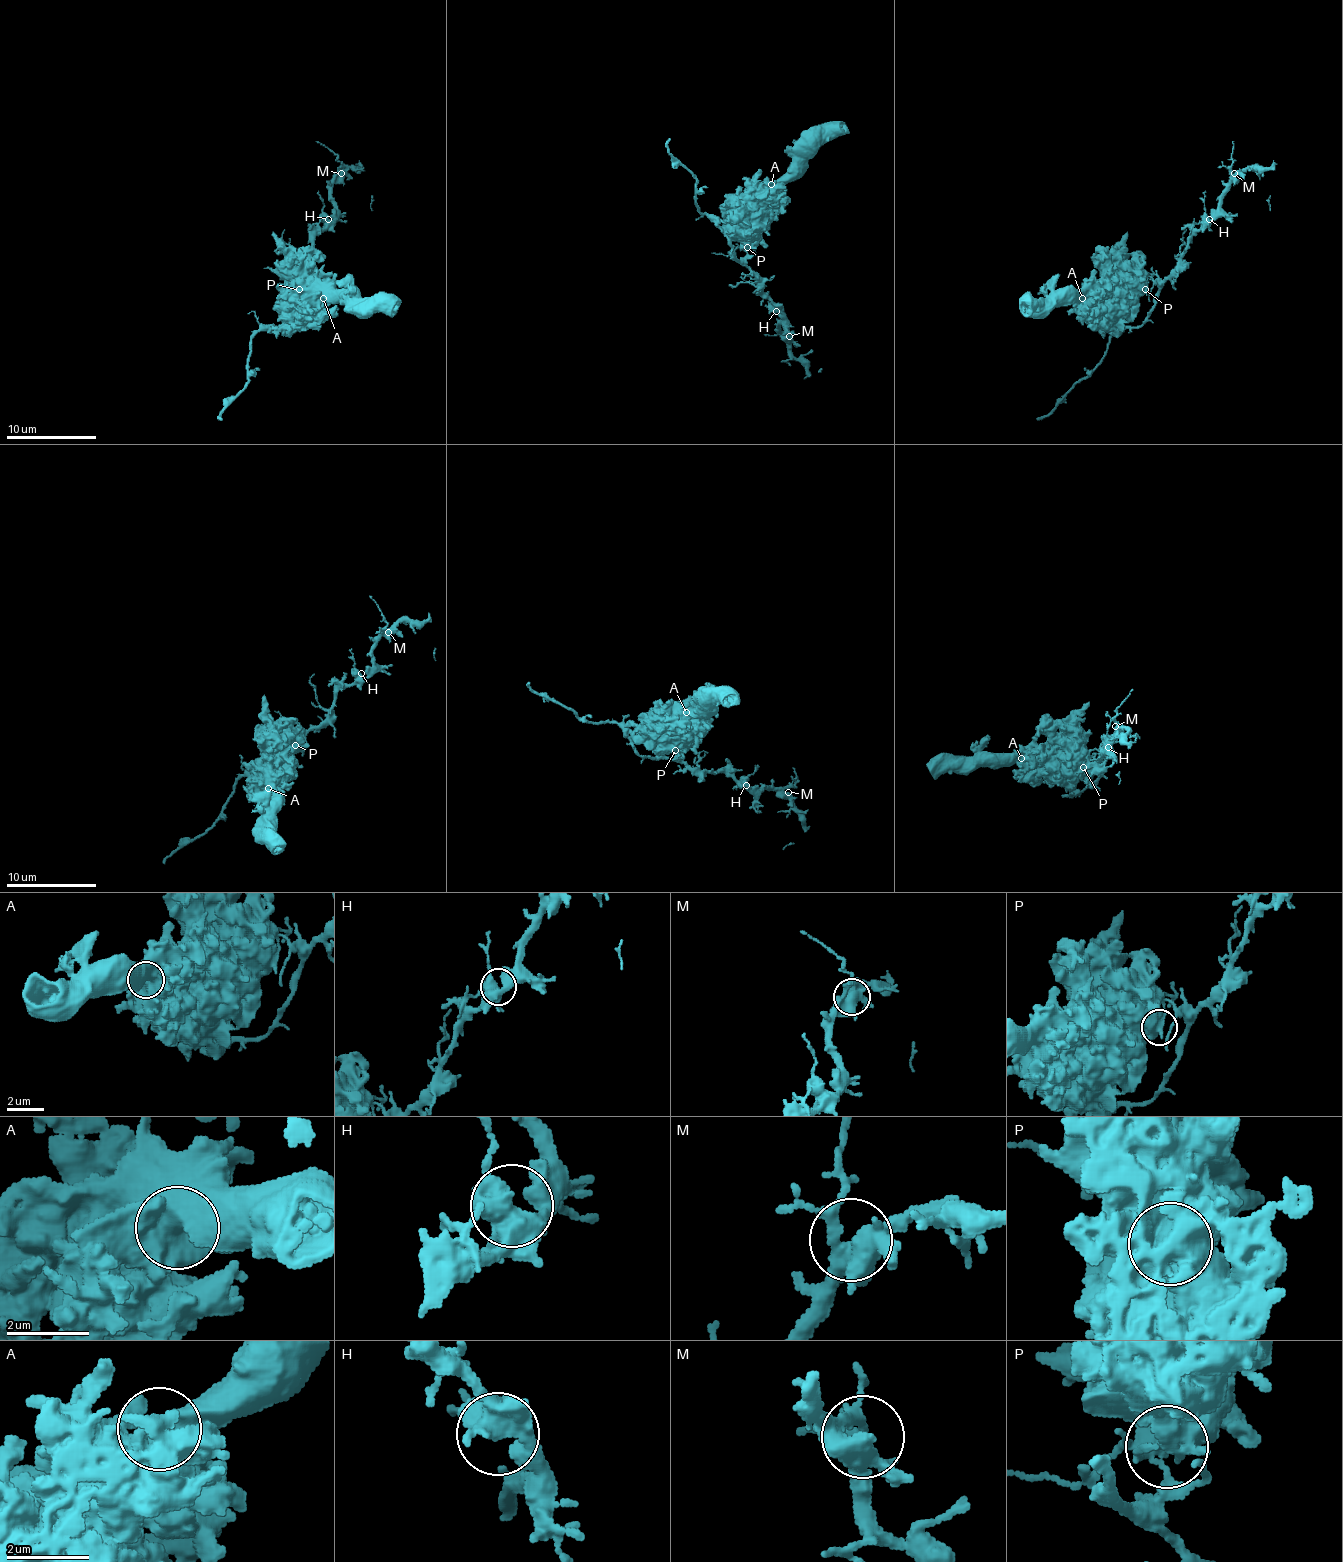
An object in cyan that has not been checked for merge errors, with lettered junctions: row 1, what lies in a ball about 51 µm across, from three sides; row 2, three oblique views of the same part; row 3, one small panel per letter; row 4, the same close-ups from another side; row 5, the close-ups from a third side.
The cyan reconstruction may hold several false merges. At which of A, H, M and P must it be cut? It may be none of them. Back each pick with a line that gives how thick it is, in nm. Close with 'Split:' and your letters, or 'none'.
P: 700 nm
Split: P

